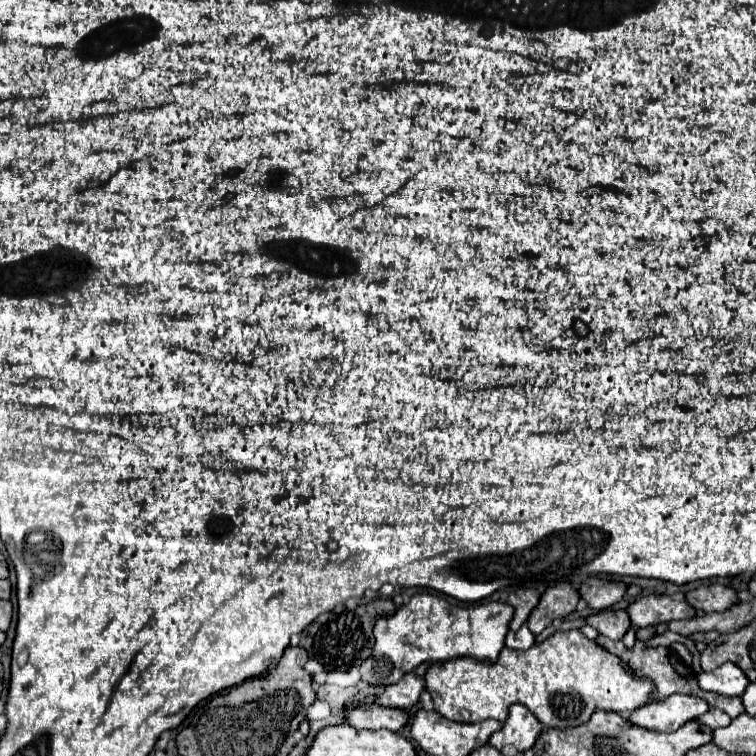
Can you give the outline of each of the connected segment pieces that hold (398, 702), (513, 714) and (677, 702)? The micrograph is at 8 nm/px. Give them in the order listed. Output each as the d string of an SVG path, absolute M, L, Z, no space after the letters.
M406 673L398 683L388 685L384 693L378 697L378 705L394 707L394 709L410 709L424 691L424 681L416 677L416 673Z
M512 705L508 719L504 721L502 729L492 733L490 743L498 751L502 751L508 745L516 751L528 751L538 739L540 731L542 723L538 723L538 719L524 705Z
M670 695L662 701L650 699L646 705L626 713L626 721L644 727L648 731L676 731L684 723L706 713L710 707L706 701L690 695Z

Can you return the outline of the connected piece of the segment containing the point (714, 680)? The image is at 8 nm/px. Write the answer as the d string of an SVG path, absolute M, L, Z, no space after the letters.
M724 663L724 665L720 665L718 669L714 669L710 673L702 671L702 673L696 675L696 679L698 679L698 685L704 691L712 691L712 693L726 695L726 697L742 695L742 691L750 683L746 679L746 675L742 673L742 669L736 667L734 663Z

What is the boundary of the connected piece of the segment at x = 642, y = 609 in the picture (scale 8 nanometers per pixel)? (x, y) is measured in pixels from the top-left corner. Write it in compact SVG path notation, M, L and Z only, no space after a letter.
M648 595L640 597L626 609L632 621L632 627L648 627L658 623L668 623L672 619L690 619L694 609L686 601L676 601L668 595Z

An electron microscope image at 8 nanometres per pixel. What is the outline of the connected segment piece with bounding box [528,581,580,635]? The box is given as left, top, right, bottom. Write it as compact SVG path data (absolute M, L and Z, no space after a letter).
M562 581L544 591L540 603L534 607L528 619L528 627L534 635L540 635L554 619L570 615L580 601L578 589L570 581Z

